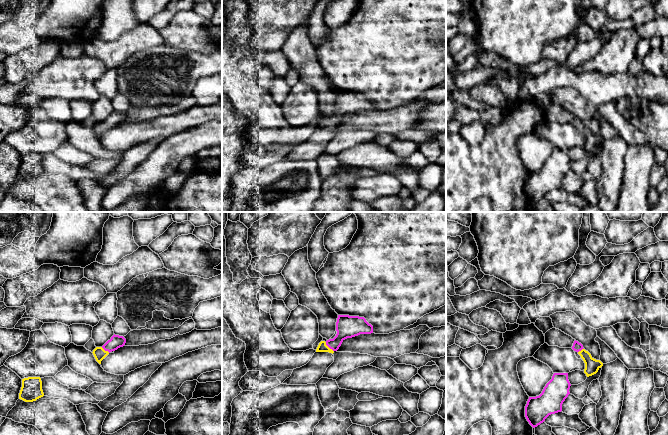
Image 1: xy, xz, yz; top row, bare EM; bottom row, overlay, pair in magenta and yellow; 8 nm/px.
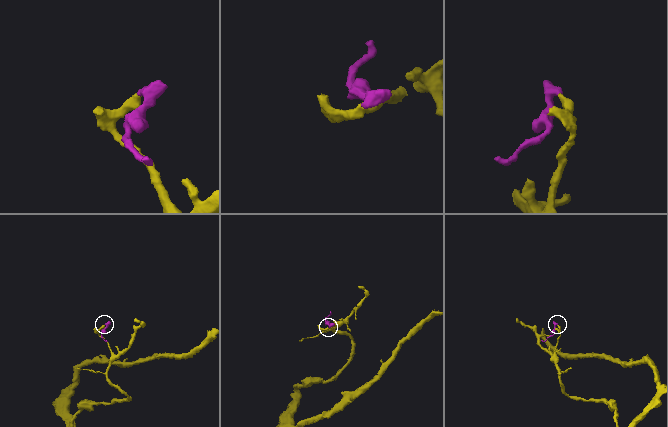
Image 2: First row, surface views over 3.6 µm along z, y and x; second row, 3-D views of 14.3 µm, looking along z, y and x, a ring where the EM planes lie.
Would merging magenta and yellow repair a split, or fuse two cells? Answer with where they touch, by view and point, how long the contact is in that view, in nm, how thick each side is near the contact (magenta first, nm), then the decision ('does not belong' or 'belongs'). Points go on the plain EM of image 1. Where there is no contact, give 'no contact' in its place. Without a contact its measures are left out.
xz (329, 123) | 100 nm | 180/80 nm | belongs

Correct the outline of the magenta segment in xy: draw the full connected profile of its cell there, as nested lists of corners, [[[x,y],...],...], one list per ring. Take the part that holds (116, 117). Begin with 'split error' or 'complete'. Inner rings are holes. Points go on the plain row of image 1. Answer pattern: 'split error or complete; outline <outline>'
split error; outline [[[113,111],[102,123],[96,123],[93,126],[93,131],[96,137],[101,140],[101,137],[112,127],[123,123],[126,119],[126,115],[123,112]]]

